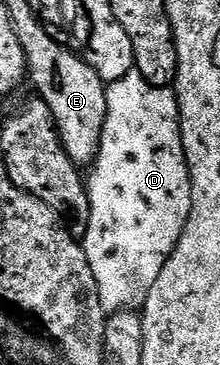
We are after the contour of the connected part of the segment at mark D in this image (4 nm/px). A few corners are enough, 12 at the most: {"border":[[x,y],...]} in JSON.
{"border":[[107,85],[81,244],[142,310],[191,214],[174,88]]}

